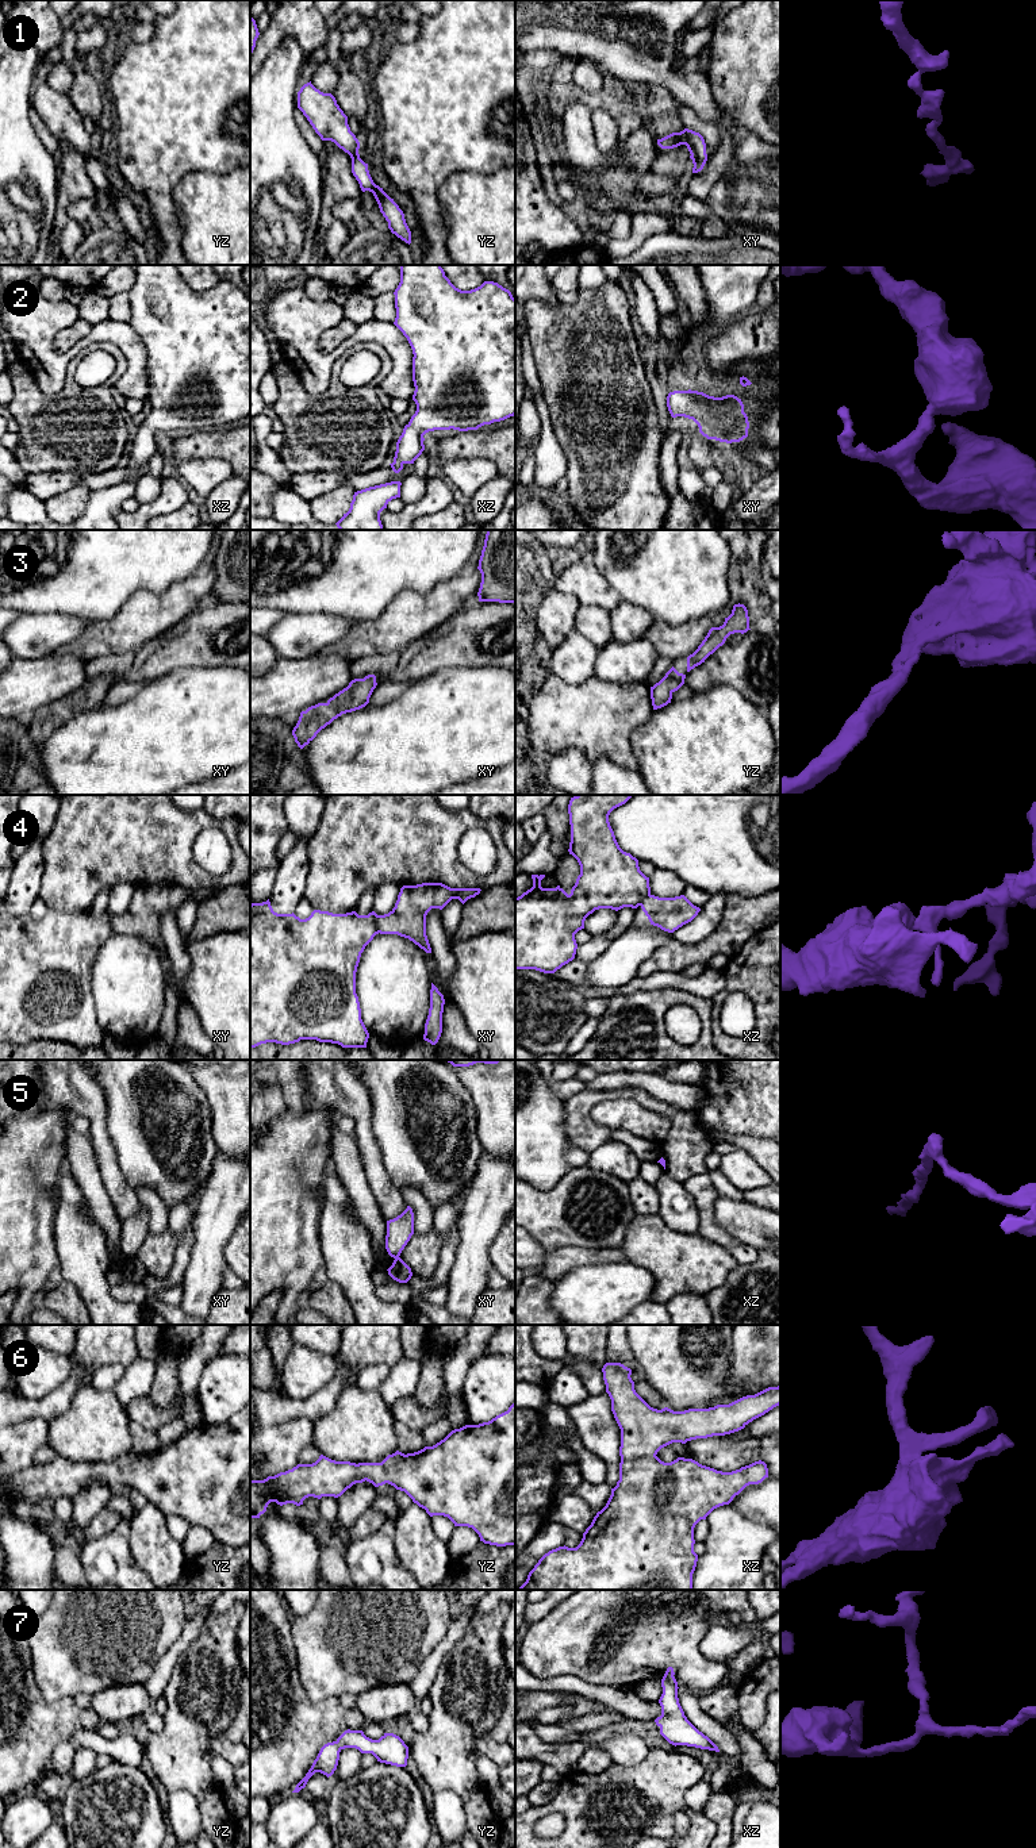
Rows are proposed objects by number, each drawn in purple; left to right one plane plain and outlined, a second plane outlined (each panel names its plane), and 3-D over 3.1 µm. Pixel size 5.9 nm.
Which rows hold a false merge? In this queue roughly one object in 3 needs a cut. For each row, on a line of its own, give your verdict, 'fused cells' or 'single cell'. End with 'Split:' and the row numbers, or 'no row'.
1: single cell
2: single cell
3: single cell
4: fused cells
5: fused cells
6: single cell
7: fused cells
Split: 4, 5, 7

